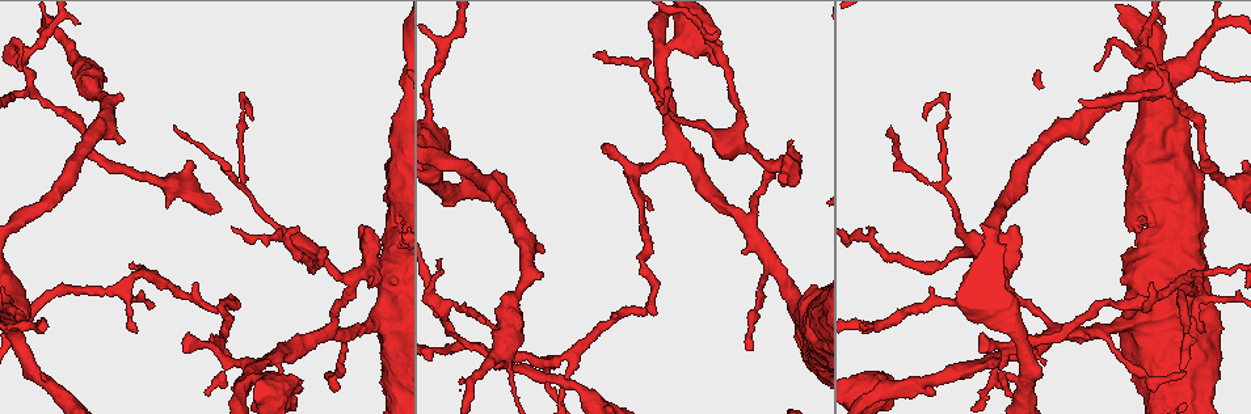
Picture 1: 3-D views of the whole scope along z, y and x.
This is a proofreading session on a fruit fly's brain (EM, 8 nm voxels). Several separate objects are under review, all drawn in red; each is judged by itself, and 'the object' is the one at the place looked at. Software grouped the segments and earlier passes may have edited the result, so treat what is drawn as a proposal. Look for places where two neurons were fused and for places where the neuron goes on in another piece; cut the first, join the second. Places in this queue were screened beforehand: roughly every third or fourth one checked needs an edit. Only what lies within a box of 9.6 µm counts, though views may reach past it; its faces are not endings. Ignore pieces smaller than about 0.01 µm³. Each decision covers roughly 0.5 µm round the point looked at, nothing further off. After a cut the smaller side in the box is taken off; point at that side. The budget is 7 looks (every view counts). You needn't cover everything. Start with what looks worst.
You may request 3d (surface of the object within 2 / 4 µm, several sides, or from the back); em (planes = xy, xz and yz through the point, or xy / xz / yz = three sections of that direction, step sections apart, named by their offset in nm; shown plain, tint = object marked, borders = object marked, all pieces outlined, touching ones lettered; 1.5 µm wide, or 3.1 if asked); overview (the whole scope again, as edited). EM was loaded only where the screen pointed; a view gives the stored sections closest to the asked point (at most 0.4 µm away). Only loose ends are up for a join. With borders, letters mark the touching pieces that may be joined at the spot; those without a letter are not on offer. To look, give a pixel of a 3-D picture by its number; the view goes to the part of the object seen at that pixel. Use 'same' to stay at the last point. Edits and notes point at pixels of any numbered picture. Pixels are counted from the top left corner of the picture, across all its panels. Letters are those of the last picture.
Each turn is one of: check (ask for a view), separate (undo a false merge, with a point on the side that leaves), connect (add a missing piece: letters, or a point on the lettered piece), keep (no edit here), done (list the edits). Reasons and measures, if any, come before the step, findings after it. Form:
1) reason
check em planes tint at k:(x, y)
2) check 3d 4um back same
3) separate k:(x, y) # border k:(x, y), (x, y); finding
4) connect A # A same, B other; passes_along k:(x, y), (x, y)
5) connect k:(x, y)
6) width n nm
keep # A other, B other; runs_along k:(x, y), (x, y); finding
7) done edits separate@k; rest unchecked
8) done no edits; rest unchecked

four or more arms meet
check 3d 2um at 1:(690, 160)

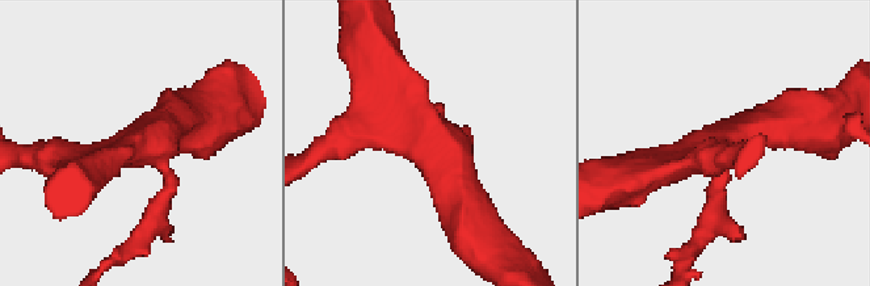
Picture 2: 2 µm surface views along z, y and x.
arms 4
check em planes borders at 2:(425, 147)

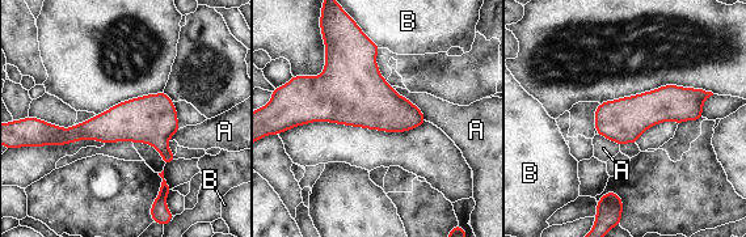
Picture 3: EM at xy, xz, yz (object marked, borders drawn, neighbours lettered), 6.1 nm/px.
keep # A other, B other; border 3:(393, 89), (407, 97), (428, 121); one neuron here

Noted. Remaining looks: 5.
arms part here
check 3d 2um back at 1:(30, 87)

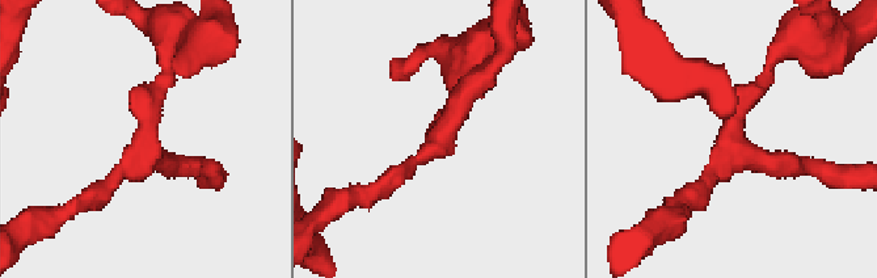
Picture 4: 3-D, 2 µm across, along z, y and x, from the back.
arms 3; now the EM
check em planes borders at 4:(438, 145)

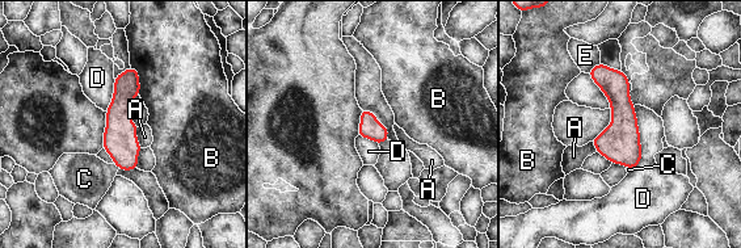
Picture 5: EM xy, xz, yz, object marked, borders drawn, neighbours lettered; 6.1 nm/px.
width 140 nm
keep # A other, B other, C other, D other, E other; runs_along 5:(600, 67), (618, 92), (631, 164); all the same neuron

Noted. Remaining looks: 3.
free end
check 3d 4um back at 1:(607, 145)

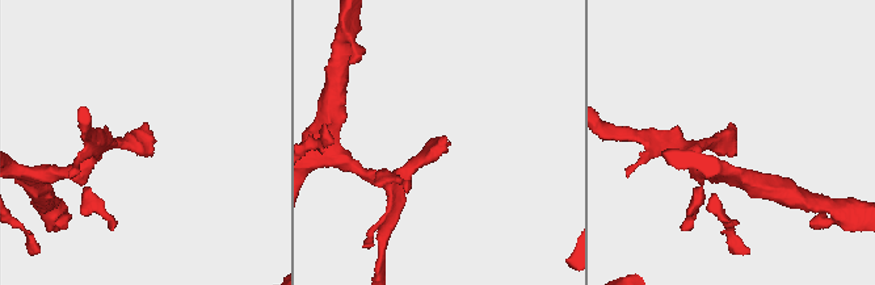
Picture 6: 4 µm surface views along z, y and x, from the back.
check em yz step 4 tint at 6:(736, 155)

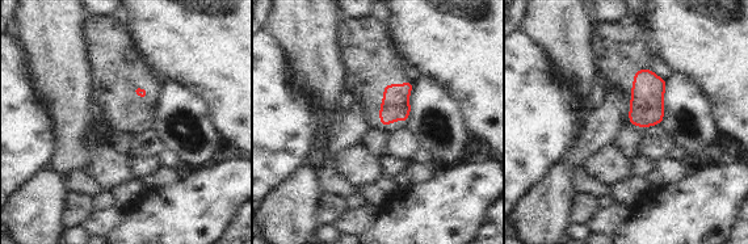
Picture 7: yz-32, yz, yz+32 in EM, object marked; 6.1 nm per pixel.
check em planes borders same

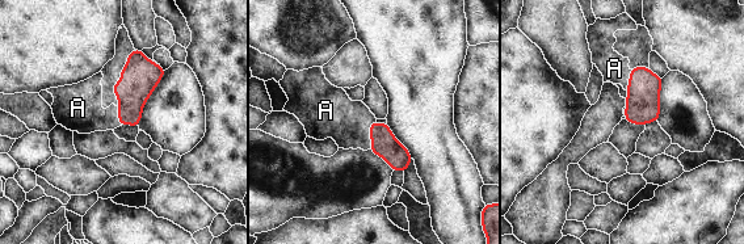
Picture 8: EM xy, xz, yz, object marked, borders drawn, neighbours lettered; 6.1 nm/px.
width 160 nm
connect A # A same; passes_along 8:(383, 143), (370, 134), (335, 116); the neuron continues

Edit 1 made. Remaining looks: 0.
done edits connect@8; rest unchecked

